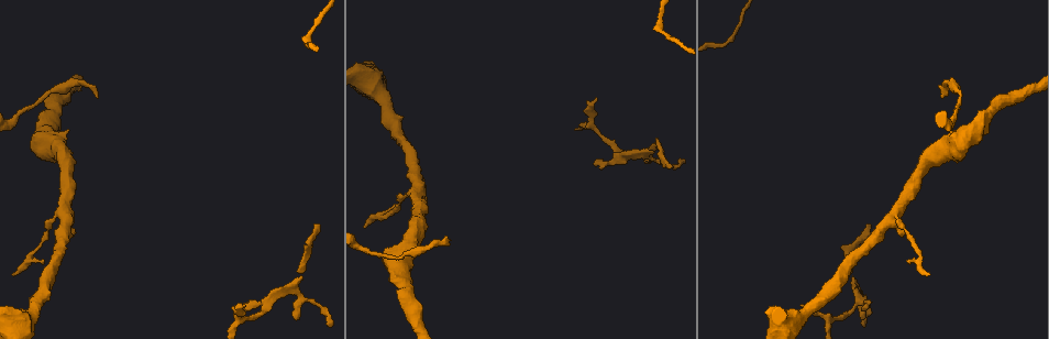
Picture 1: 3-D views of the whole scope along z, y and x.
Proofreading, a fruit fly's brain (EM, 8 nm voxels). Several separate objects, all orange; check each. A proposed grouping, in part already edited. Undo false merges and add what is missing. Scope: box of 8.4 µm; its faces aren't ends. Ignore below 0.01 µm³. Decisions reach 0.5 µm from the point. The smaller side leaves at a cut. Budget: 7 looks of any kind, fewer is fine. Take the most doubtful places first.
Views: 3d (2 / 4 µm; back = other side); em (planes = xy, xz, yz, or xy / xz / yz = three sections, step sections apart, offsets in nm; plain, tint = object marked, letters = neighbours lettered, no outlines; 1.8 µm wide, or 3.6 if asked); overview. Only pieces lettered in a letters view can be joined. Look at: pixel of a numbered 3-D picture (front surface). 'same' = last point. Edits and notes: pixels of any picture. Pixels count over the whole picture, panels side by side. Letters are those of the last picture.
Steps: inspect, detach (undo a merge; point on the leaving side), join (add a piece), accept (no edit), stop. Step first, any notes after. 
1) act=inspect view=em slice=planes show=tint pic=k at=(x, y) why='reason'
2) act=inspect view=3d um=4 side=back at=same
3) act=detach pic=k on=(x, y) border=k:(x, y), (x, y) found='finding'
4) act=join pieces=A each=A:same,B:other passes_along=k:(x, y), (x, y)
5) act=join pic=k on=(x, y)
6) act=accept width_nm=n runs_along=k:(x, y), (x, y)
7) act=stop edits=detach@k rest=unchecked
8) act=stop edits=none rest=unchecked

act=inspect view=em slice=xy step=8 show=letters pic=1 at=(650, 163) why='an open end'

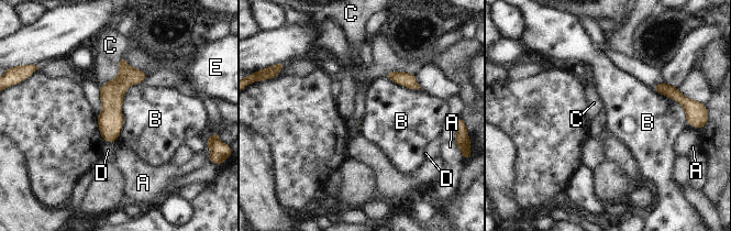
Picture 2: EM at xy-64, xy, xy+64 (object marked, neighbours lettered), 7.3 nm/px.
act=accept each=A:other,B:other,C:other,D:other,E:other found='no lettered piece goes on from it'

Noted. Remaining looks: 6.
act=inspect view=3d um=2 pic=1 at=(447, 239) why='long arm stops here'

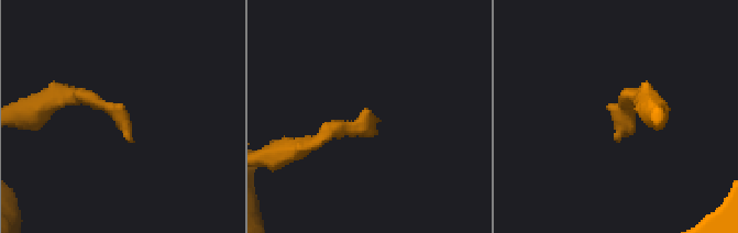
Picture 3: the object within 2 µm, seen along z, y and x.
act=inspect view=em um=3.6 slice=planes show=letters pic=3 at=(375, 118) why='need the tissue'

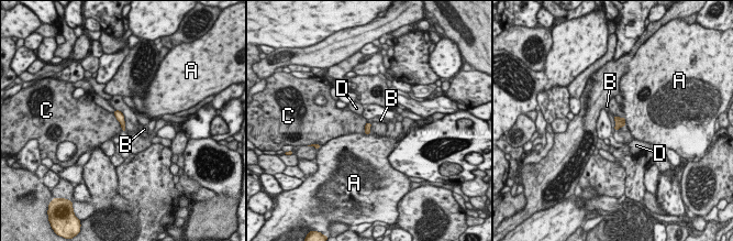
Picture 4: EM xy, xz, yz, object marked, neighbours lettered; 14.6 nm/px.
act=accept each=A:other,B:other,C:other,D:other border=4:(112, 112), (121, 128) found='none of them fits'

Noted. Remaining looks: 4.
act=inspect view=em slice=xz step=16 show=letters pic=1 at=(365, 249) why='sudden change in width'

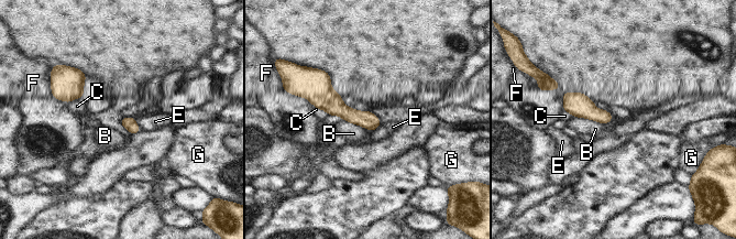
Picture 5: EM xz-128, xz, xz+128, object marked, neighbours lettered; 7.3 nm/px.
act=accept longest_contact=B:240nm each=B:other,C:other,E:other,F:other,G:other runs_along=5:(306, 94), (376, 123) found='all the same cell'

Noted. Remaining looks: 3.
act=stop edits=none rest=unchecked

